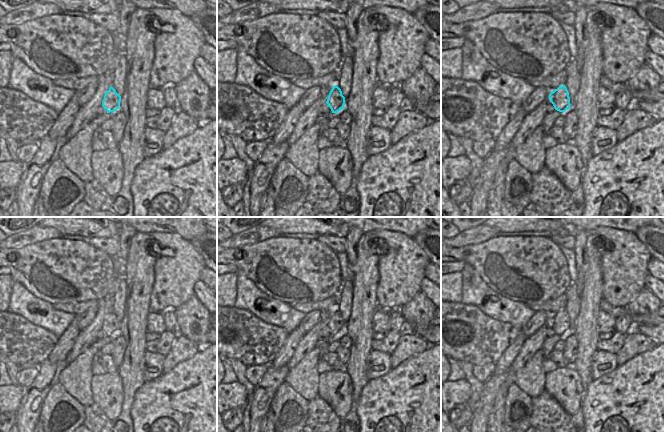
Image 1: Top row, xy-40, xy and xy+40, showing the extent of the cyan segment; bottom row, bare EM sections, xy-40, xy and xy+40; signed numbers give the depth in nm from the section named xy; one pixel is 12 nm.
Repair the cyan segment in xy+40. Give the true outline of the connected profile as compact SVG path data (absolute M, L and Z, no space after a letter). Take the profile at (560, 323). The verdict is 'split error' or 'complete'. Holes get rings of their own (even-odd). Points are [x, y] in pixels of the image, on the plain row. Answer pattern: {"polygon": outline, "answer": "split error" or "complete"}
{"polygon": "M565 309L559 310L549 318L550 326L553 328L555 334L565 336L570 332L569 316Z", "answer": "complete"}

